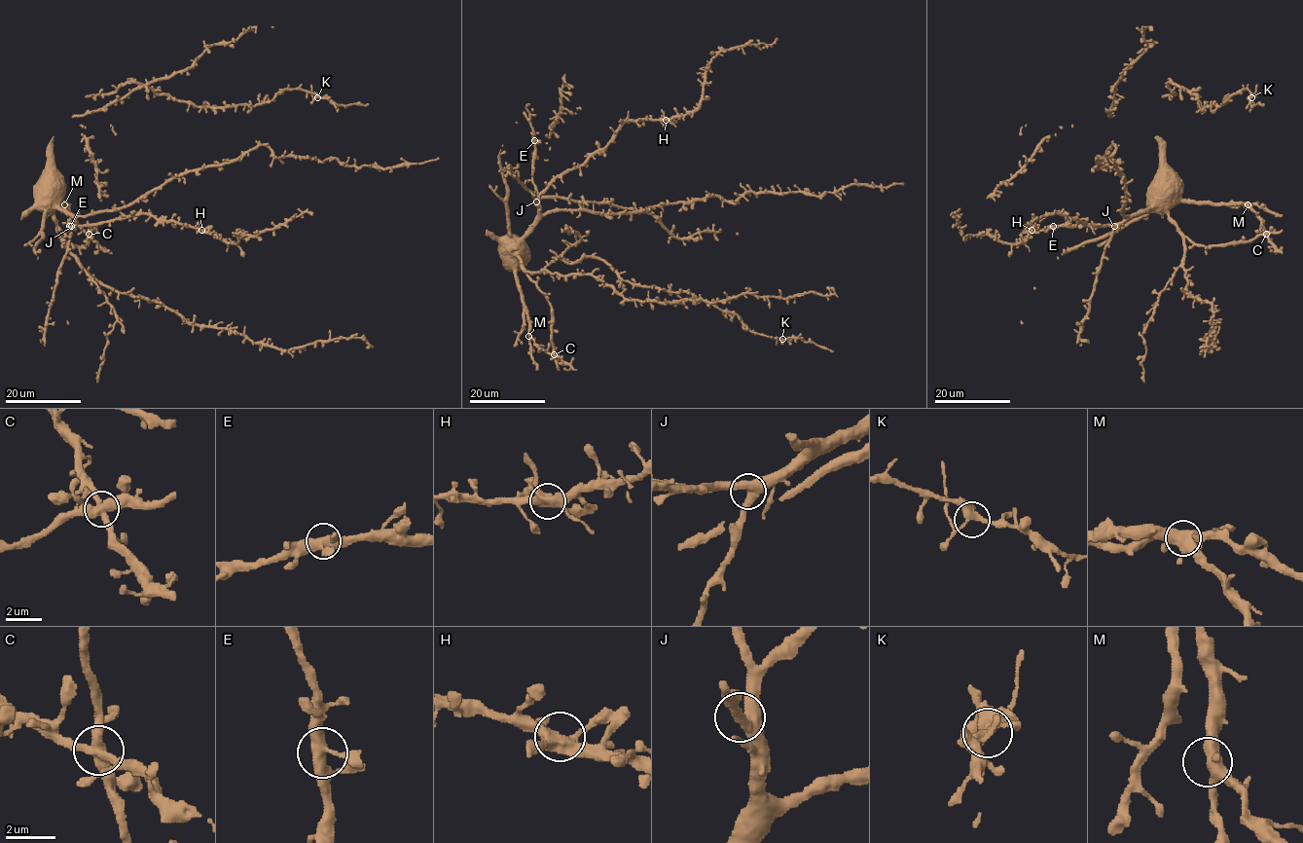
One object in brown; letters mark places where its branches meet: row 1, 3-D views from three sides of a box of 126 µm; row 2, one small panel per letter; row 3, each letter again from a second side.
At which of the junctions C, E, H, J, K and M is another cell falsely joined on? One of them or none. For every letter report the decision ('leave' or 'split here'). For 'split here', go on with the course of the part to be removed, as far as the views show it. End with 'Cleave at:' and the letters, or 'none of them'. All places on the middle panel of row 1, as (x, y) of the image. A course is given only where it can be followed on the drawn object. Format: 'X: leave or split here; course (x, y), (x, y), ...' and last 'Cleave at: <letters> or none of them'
C: leave
E: leave
H: leave
J: leave
K: leave
M: leave
Cleave at: none of them

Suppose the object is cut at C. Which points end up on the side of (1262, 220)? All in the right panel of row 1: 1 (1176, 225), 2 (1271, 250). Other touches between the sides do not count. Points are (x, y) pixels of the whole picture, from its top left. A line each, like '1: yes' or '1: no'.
1: yes
2: yes

